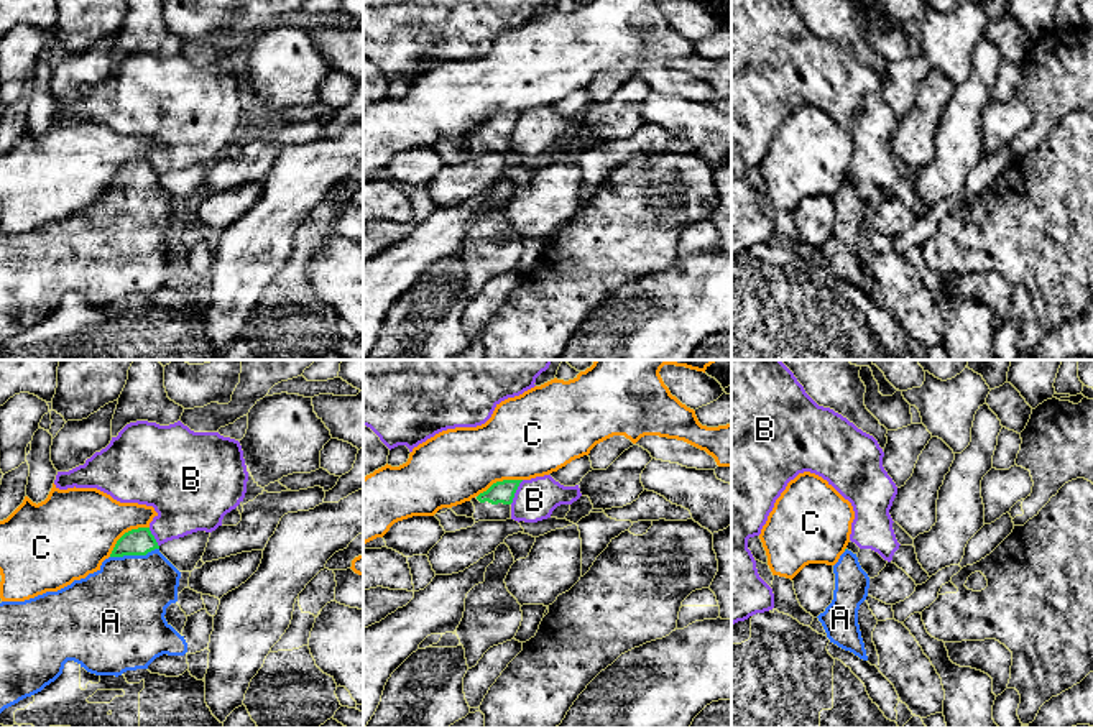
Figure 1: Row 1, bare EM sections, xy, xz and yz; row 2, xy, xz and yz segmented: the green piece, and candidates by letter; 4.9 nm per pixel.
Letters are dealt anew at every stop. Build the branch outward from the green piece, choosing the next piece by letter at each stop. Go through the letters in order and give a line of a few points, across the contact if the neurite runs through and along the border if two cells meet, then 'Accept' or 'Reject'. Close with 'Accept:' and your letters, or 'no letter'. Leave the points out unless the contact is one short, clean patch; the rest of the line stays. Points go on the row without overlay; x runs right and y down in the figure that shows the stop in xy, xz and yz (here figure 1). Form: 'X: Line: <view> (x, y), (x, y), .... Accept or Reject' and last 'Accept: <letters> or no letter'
A: Accept
B: Line: xz (523, 112), (510, 135). Reject
C: Reject
Accept: A

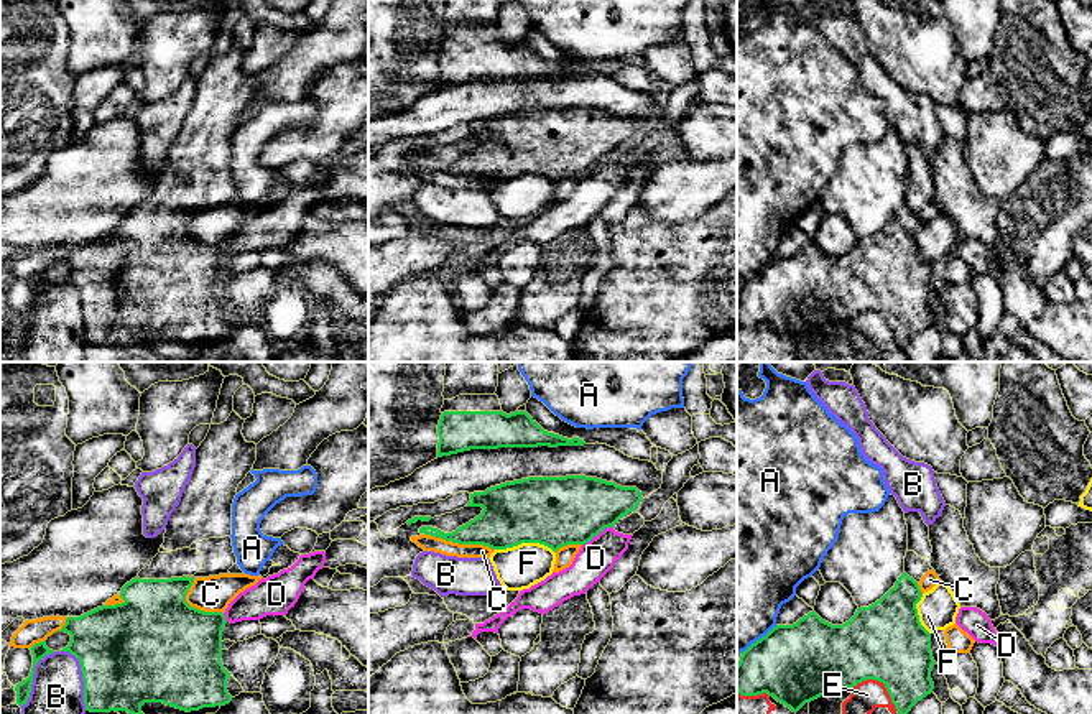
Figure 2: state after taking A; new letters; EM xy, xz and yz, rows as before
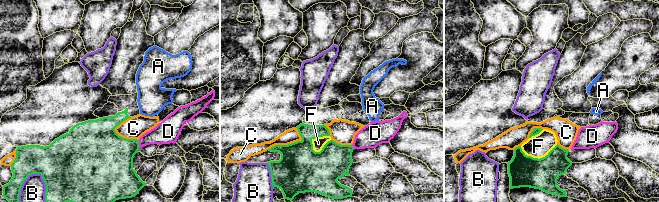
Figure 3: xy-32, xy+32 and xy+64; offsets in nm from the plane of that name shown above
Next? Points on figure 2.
A: Line: yz (777, 257), (740, 283). Reject
B: Reject
C: Reject
D: Line: xz (612, 157), (583, 176). Reject
E: Reject
F: Line: xz (495, 180), (543, 175), (555, 185). Reject
Accept: no letter

